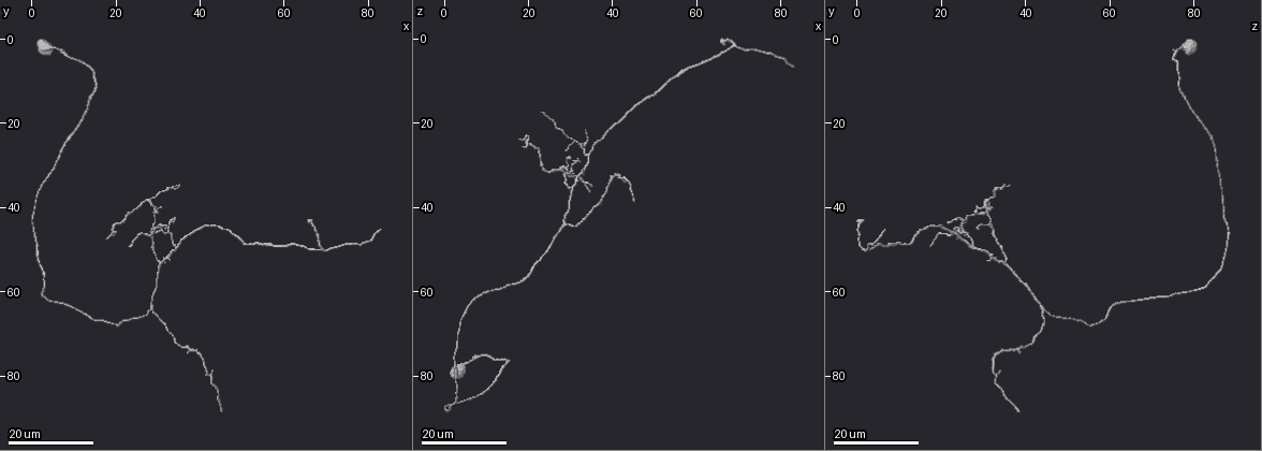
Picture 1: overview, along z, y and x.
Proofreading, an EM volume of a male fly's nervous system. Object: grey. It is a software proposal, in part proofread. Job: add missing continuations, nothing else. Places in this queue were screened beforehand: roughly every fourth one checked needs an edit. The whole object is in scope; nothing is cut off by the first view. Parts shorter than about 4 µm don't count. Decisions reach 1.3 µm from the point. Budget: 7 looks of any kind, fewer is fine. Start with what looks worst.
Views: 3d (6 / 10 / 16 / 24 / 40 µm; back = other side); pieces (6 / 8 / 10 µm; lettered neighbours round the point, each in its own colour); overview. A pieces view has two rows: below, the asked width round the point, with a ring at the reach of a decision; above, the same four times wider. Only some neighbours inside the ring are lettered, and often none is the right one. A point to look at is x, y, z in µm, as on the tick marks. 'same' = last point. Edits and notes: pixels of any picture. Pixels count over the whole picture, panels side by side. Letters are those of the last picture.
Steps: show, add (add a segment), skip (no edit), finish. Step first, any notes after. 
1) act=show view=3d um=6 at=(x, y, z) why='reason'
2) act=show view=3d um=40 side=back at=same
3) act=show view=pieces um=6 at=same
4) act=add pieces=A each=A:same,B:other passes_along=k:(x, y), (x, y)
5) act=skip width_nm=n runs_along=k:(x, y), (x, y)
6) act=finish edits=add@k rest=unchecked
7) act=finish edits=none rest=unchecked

act=show view=3d um=16 at=(45.0, 88.0, 39.0) why='branch stops here'

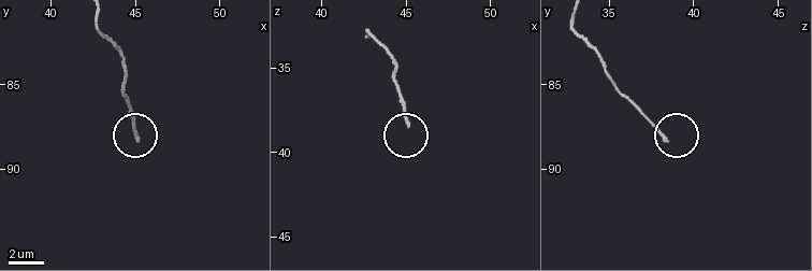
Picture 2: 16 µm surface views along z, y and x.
act=show view=pieces um=10 at=(45.3, 88.4, 38.5)

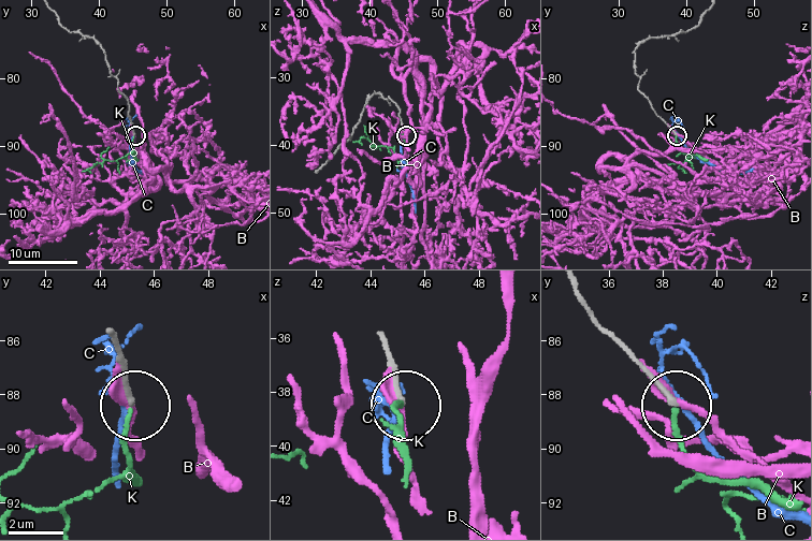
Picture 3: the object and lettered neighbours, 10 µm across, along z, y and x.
act=add pieces=K width_nm=170 each=B:other,C:other,K:same passes_along=3:(383, 347), (403, 403), (395, 412), (403, 451) found='the neuron continues'

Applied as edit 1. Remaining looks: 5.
act=show view=overview

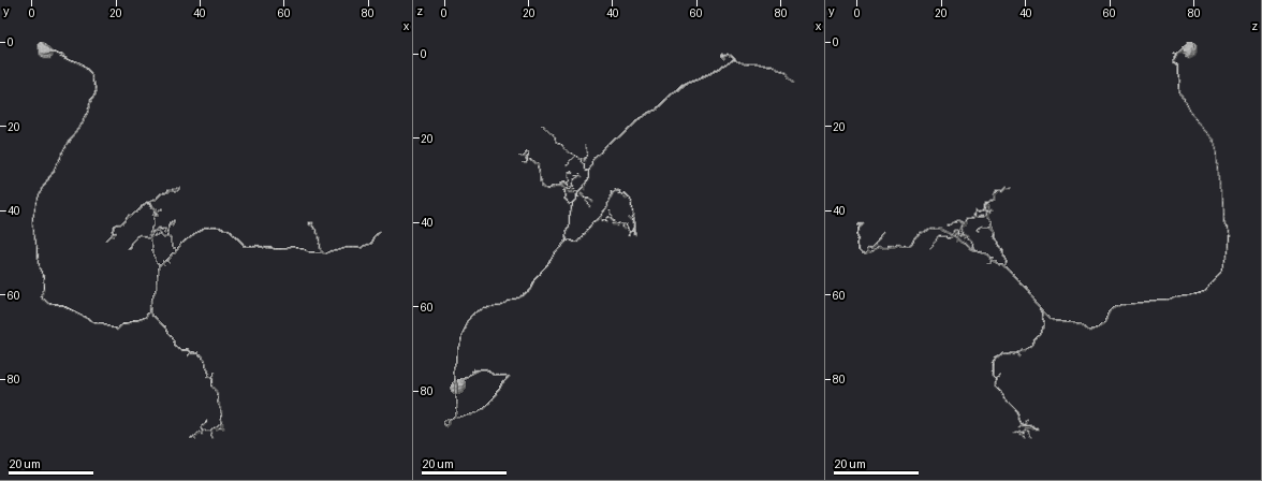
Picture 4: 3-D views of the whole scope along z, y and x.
act=show view=3d um=16 at=(65.5, 43.0, 0.0) why='free end'

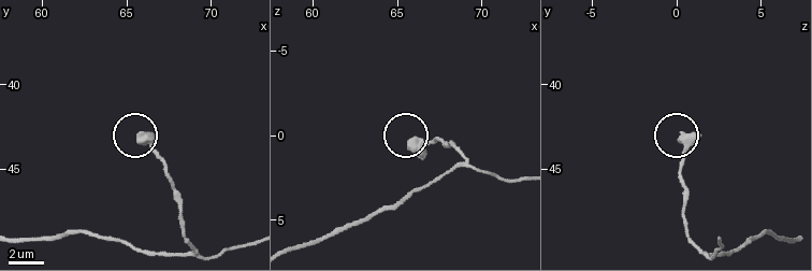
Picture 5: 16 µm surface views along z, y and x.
act=show view=3d um=10 at=(65.8, 42.9, 0.3) why='zoom in'

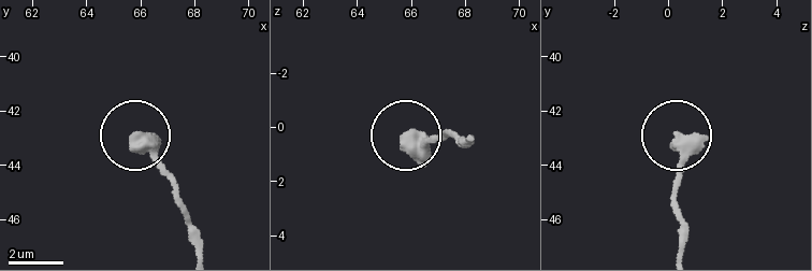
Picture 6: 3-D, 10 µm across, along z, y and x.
act=show view=pieces um=8 at=(65.8, 43.0, 0.5) why='what lies round it'

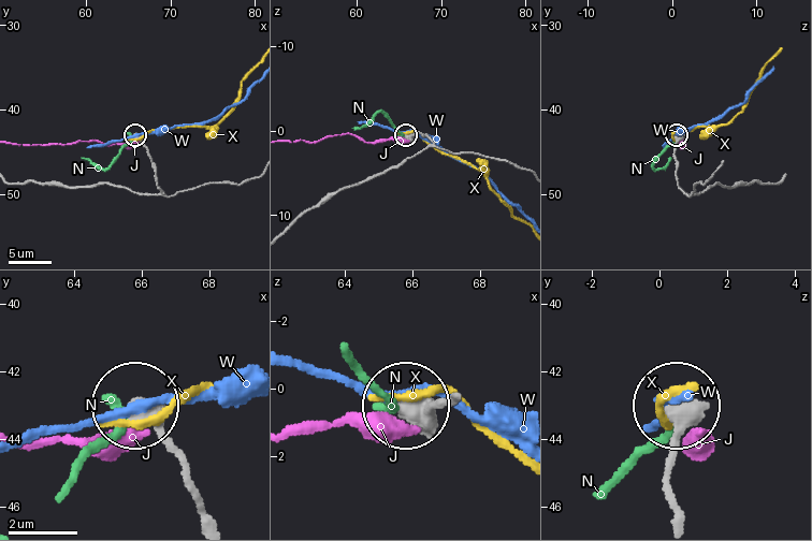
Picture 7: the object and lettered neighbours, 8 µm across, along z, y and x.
act=skip each=J:other,N:other,W:other,X:other runs_along=7:(91, 186), (159, 192), (155, 164), (136, 134) found='none of them fits'

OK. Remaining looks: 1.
act=finish edits=add@3 rest=unchecked

